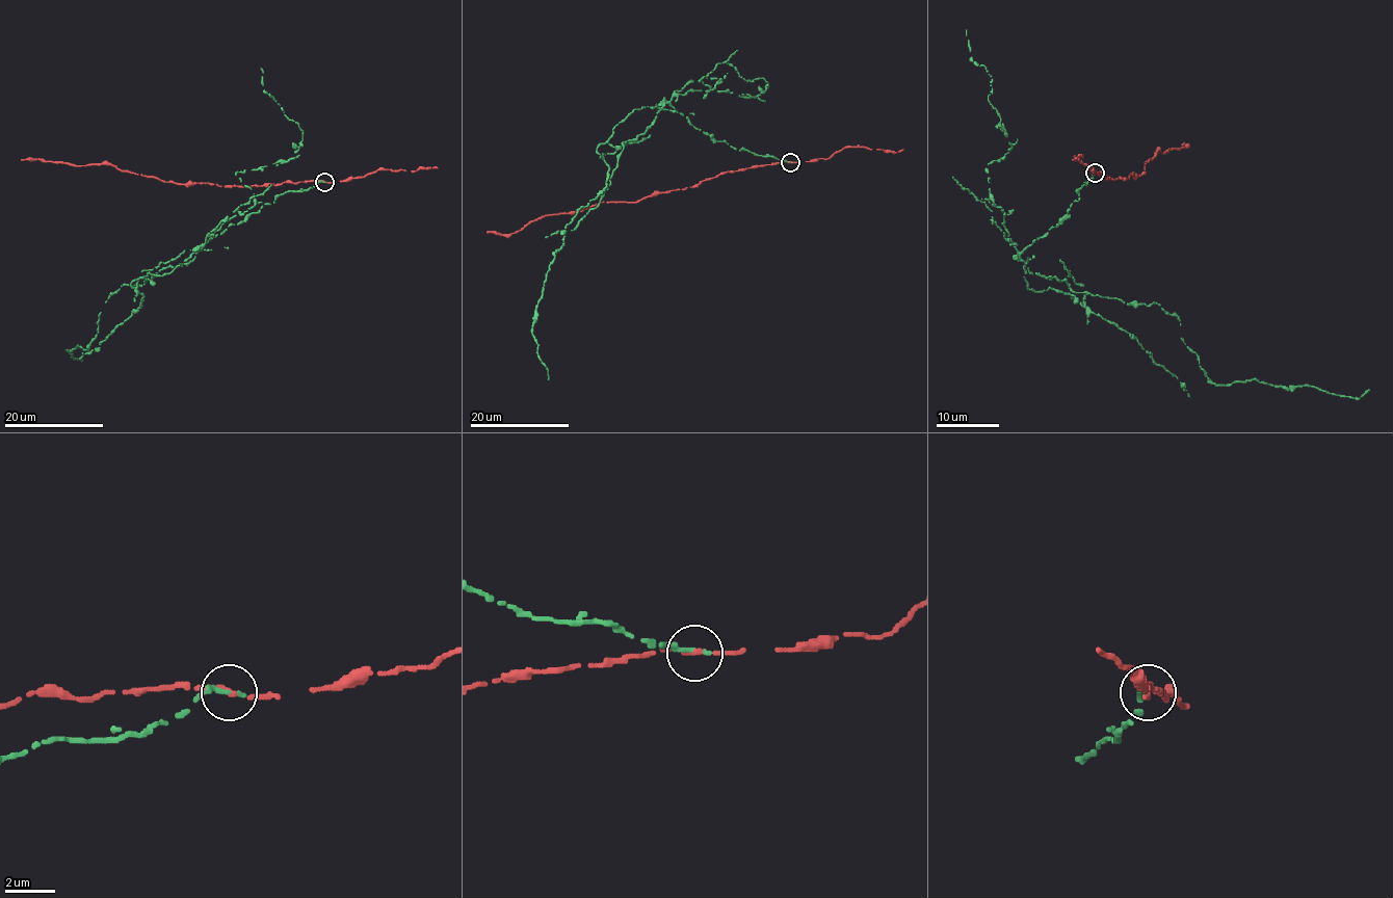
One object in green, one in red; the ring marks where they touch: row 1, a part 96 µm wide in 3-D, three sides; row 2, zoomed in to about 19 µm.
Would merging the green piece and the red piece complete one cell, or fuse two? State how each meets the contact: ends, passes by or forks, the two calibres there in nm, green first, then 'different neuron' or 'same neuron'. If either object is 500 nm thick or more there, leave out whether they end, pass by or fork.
green ends there; red passes by; 240 nm thick on the green side, 170 nm on the other; different neuron

